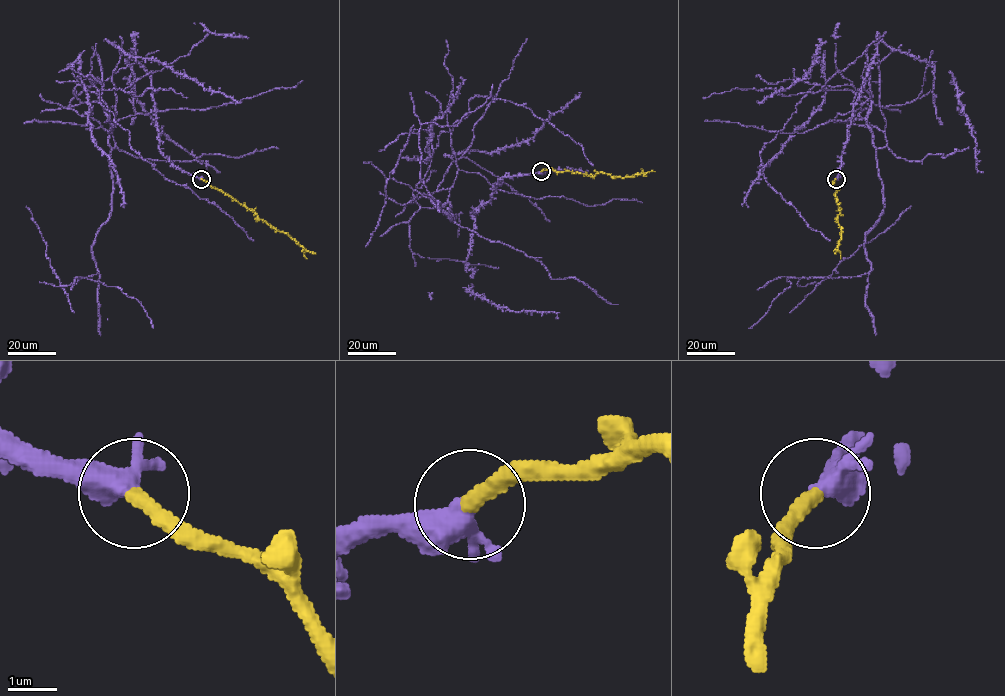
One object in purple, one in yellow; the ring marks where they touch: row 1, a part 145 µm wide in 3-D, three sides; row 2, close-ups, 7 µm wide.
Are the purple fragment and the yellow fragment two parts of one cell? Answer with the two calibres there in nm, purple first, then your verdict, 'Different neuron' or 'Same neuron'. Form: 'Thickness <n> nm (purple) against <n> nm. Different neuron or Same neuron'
Thickness 300 nm (purple) against 360 nm. Same neuron

